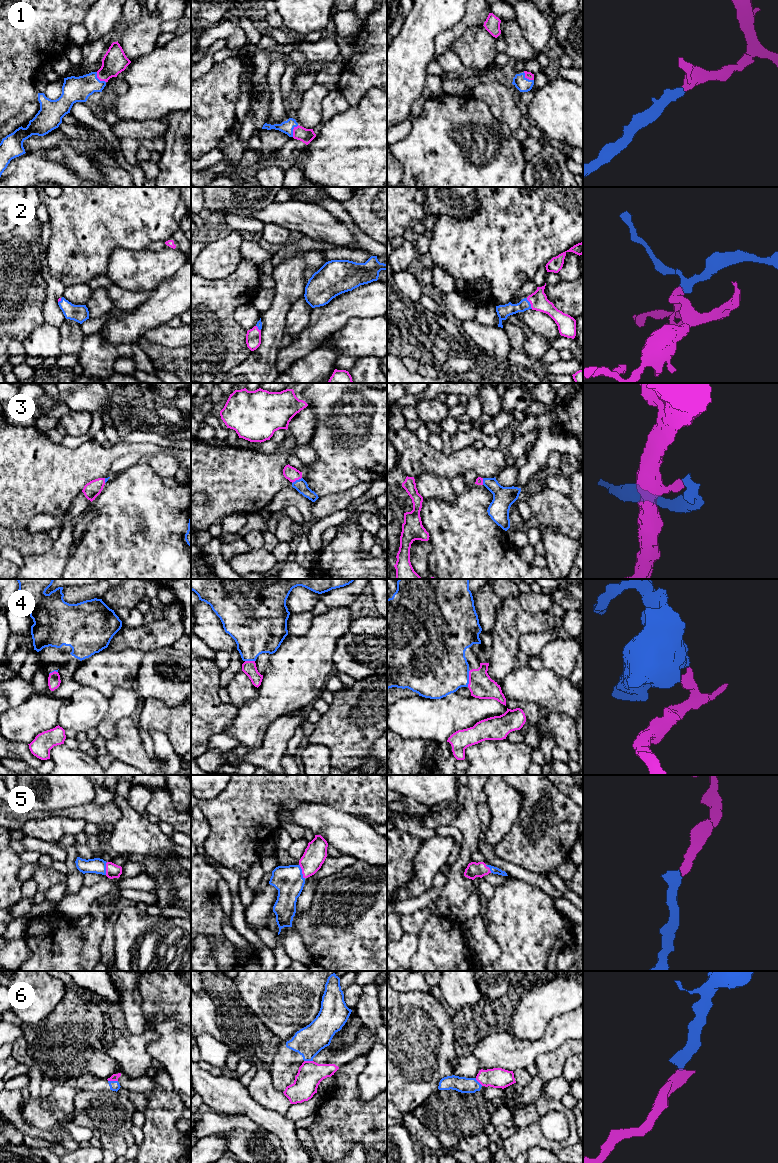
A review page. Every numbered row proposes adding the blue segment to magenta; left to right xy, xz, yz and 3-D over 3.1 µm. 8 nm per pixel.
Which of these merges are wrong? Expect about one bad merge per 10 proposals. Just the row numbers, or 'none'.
6

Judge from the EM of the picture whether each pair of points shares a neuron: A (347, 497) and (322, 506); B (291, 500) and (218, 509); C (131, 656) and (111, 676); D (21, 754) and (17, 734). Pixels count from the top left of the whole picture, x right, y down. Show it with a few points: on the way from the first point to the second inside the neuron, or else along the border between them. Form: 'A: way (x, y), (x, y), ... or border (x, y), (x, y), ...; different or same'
A: way (341, 501), (328, 505); same
B: border (287, 487), (280, 490), (265, 507); different
C: way (127, 661), (116, 671); same
D: border (10, 740), (22, 743); different

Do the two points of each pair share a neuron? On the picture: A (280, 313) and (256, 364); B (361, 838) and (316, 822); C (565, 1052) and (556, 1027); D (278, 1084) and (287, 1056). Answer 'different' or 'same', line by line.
A: same
B: same
C: different
D: same

